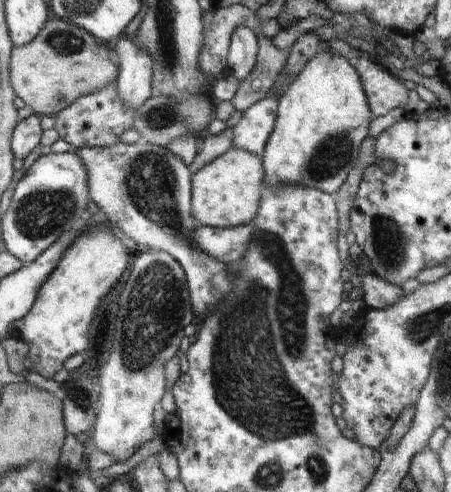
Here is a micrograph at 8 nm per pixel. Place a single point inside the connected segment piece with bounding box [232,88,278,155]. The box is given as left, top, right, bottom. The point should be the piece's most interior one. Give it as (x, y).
(251, 132)

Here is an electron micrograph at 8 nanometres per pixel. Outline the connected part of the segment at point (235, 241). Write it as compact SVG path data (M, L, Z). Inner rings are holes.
M243 224L234 228L214 228L198 225L193 233L194 243L213 259L224 264L238 262L245 255L247 244L253 233L253 224Z

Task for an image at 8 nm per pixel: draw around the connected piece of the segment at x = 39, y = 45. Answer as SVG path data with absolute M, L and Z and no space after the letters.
M53 16L30 43L14 45L11 55L10 81L15 92L30 106L34 115L55 117L63 108L70 106L76 99L103 90L118 80L118 62L111 56L110 45L96 40L87 29L72 24L66 19Z

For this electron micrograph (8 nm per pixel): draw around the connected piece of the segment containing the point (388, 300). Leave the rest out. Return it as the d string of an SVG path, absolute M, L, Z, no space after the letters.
M372 272L362 277L362 290L367 308L372 309L383 309L392 305L403 292L398 285L390 284Z

